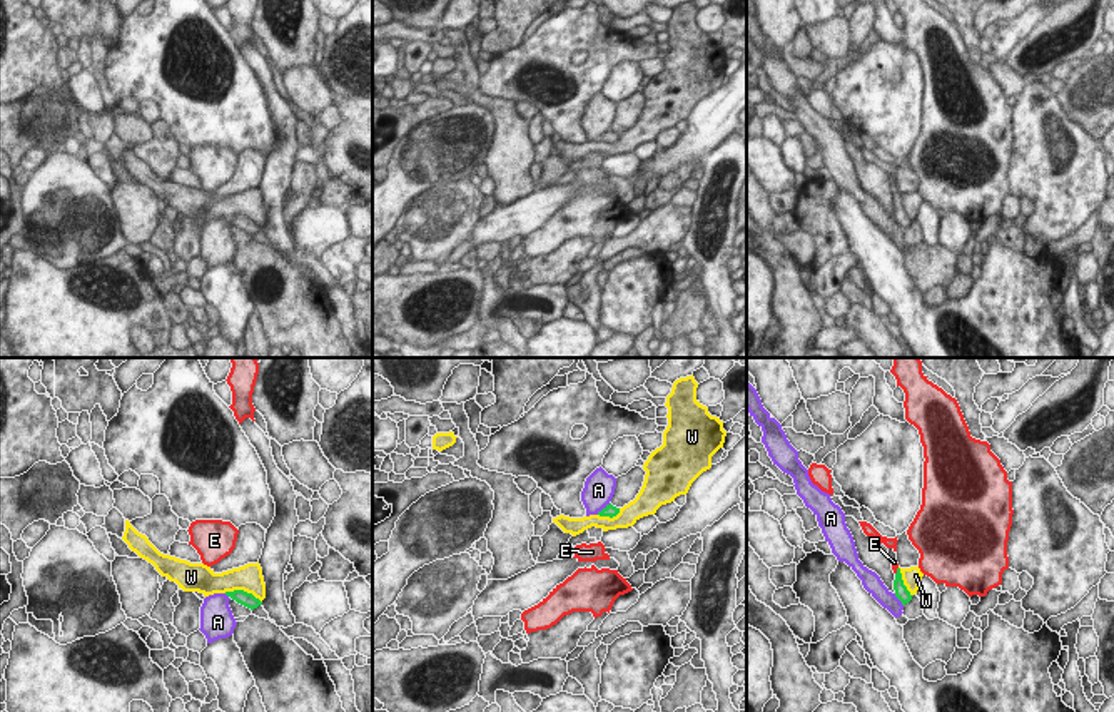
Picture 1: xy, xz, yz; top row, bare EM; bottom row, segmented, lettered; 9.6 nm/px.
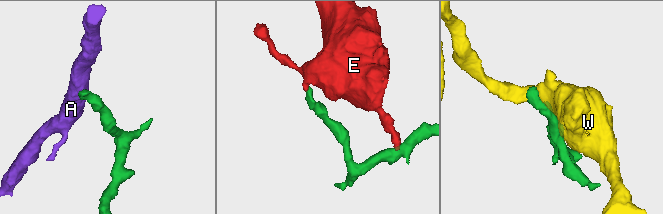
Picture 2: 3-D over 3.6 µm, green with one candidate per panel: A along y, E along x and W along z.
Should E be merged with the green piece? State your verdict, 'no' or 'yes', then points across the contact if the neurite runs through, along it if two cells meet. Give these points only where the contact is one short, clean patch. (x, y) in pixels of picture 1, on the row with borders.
yes | across yz (902, 594), (897, 584), (897, 570), (894, 562)

